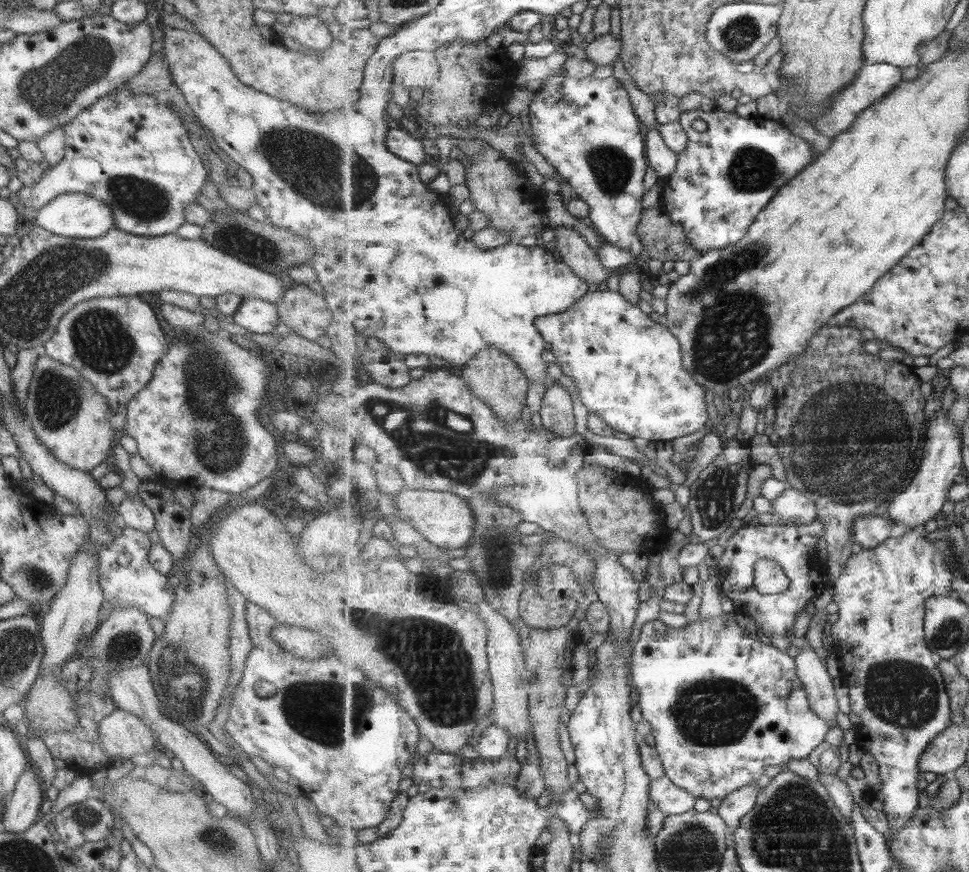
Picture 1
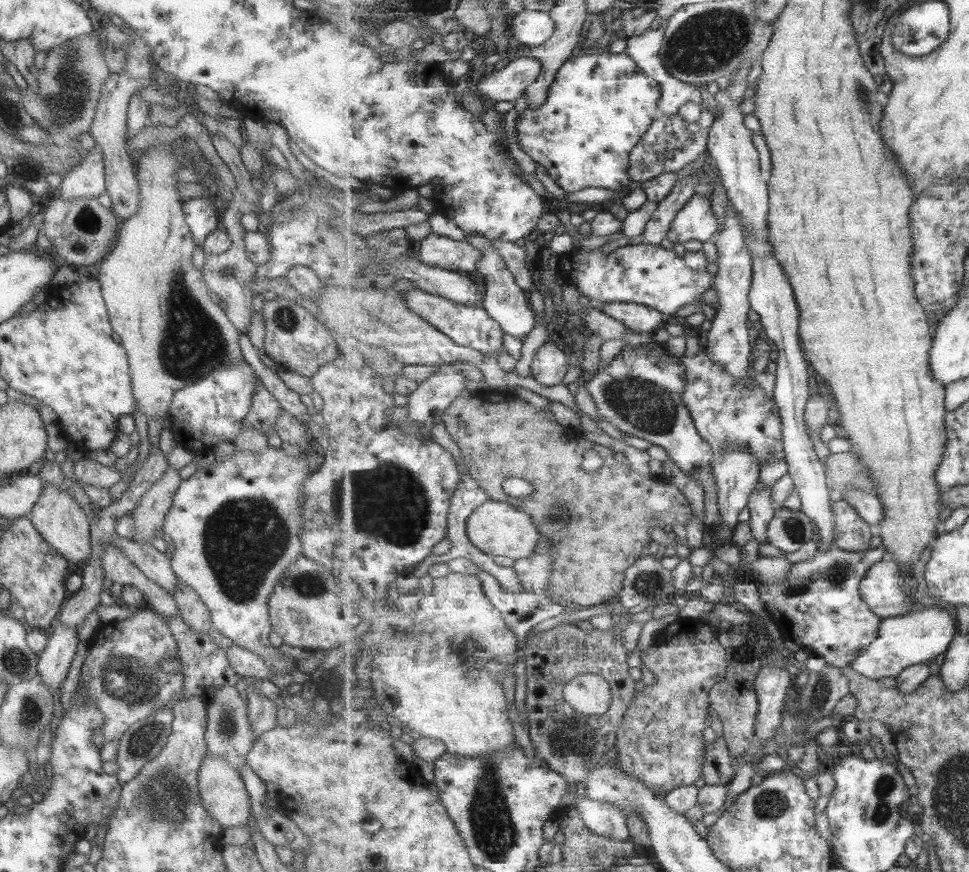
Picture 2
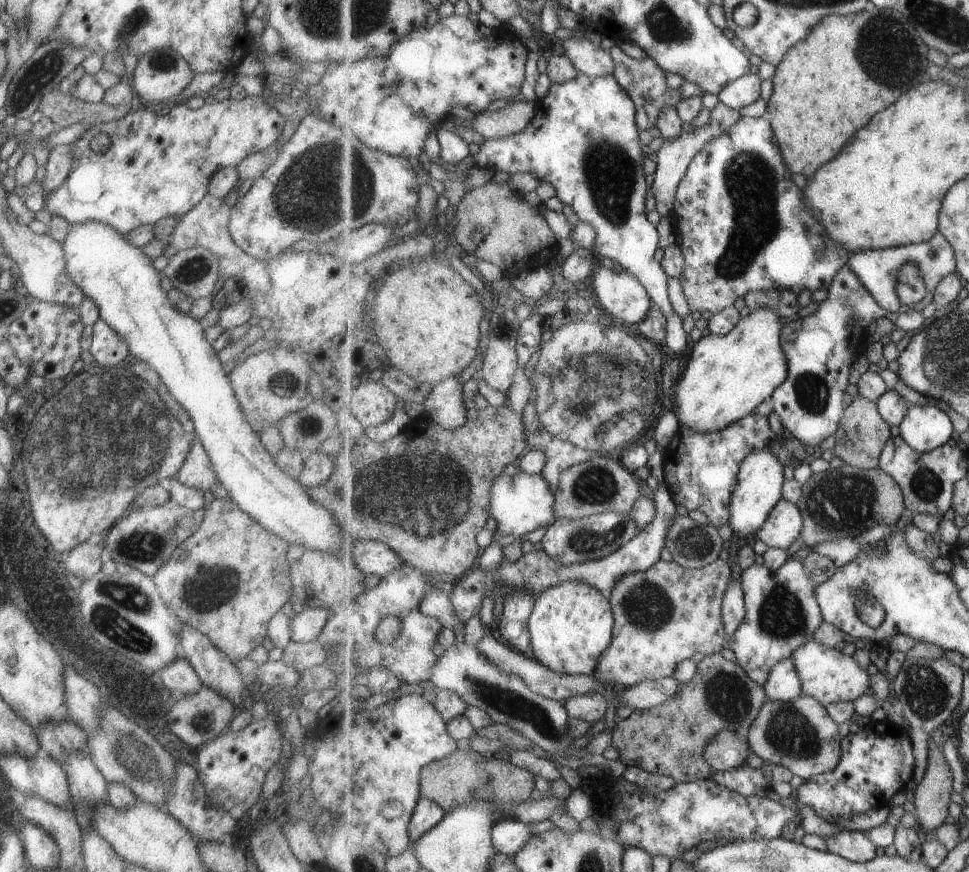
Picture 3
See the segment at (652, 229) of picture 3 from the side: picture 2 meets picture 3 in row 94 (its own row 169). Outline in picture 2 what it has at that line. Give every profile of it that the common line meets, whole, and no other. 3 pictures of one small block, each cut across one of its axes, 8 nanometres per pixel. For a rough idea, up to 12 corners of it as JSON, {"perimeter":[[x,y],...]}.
{"perimeter":[[626,51],[576,54],[520,148],[565,193],[627,193],[660,84]]}

